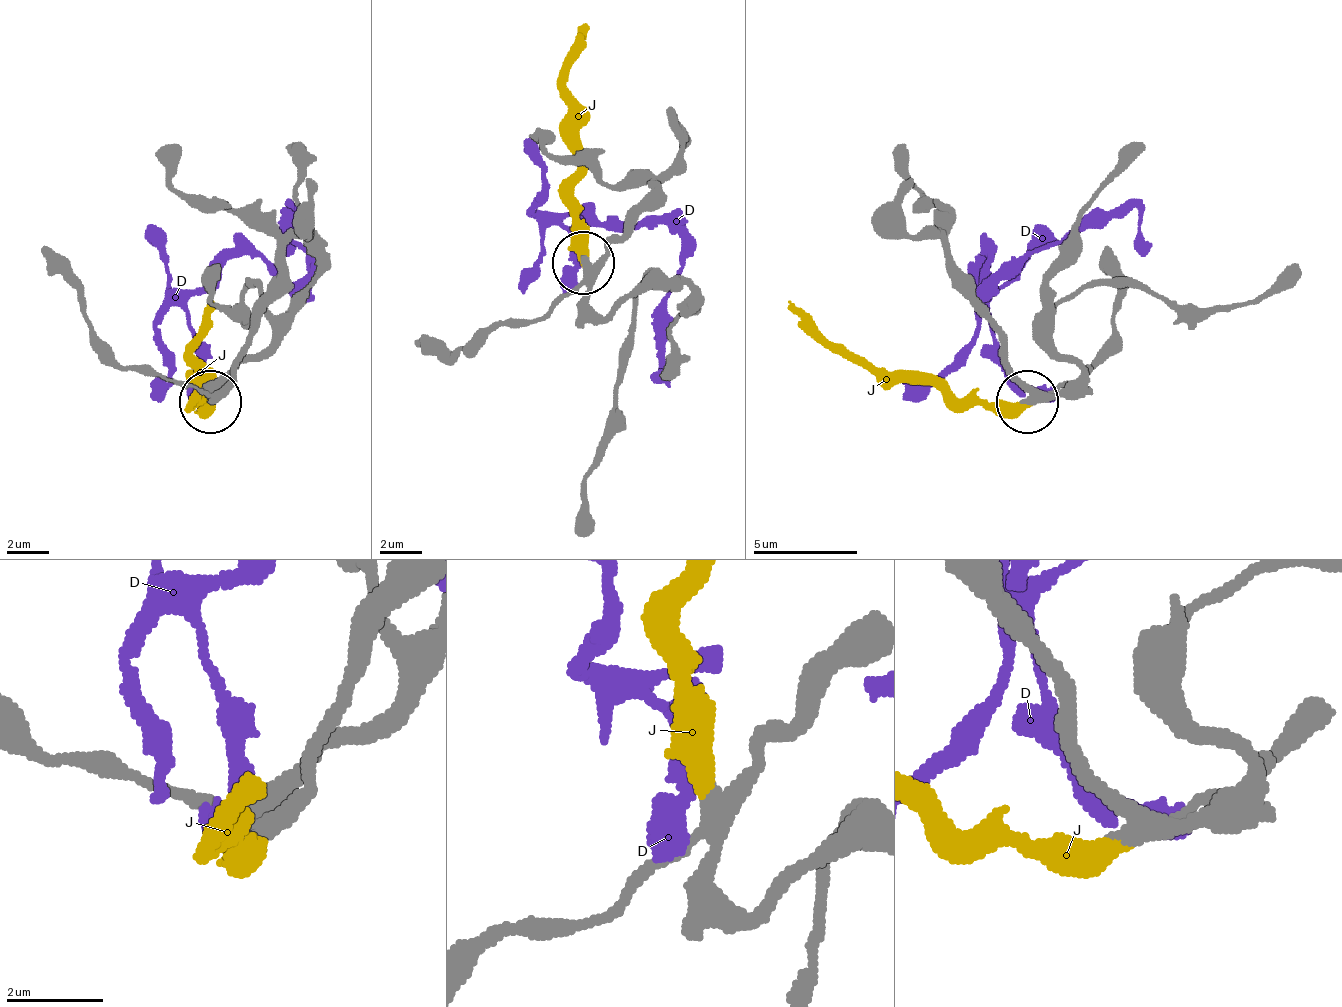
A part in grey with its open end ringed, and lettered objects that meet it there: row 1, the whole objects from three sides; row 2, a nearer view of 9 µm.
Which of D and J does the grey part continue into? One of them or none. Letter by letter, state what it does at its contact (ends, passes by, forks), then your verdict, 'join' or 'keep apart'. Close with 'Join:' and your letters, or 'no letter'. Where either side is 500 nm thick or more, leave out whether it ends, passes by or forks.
D: keep apart
J: it ends; join
Join: J

